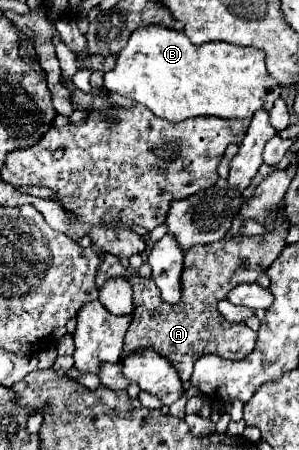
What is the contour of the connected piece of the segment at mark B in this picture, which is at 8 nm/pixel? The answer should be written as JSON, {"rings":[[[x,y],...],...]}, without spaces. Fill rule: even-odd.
{"rings":[[[149,25],[133,33],[133,37],[121,49],[115,69],[105,75],[105,89],[149,107],[157,117],[171,123],[199,115],[221,119],[251,119],[259,109],[269,111],[273,107],[273,101],[281,93],[277,81],[265,69],[263,51],[255,47],[235,47],[229,43],[203,43],[195,47],[183,31],[165,29],[161,25]]]}

